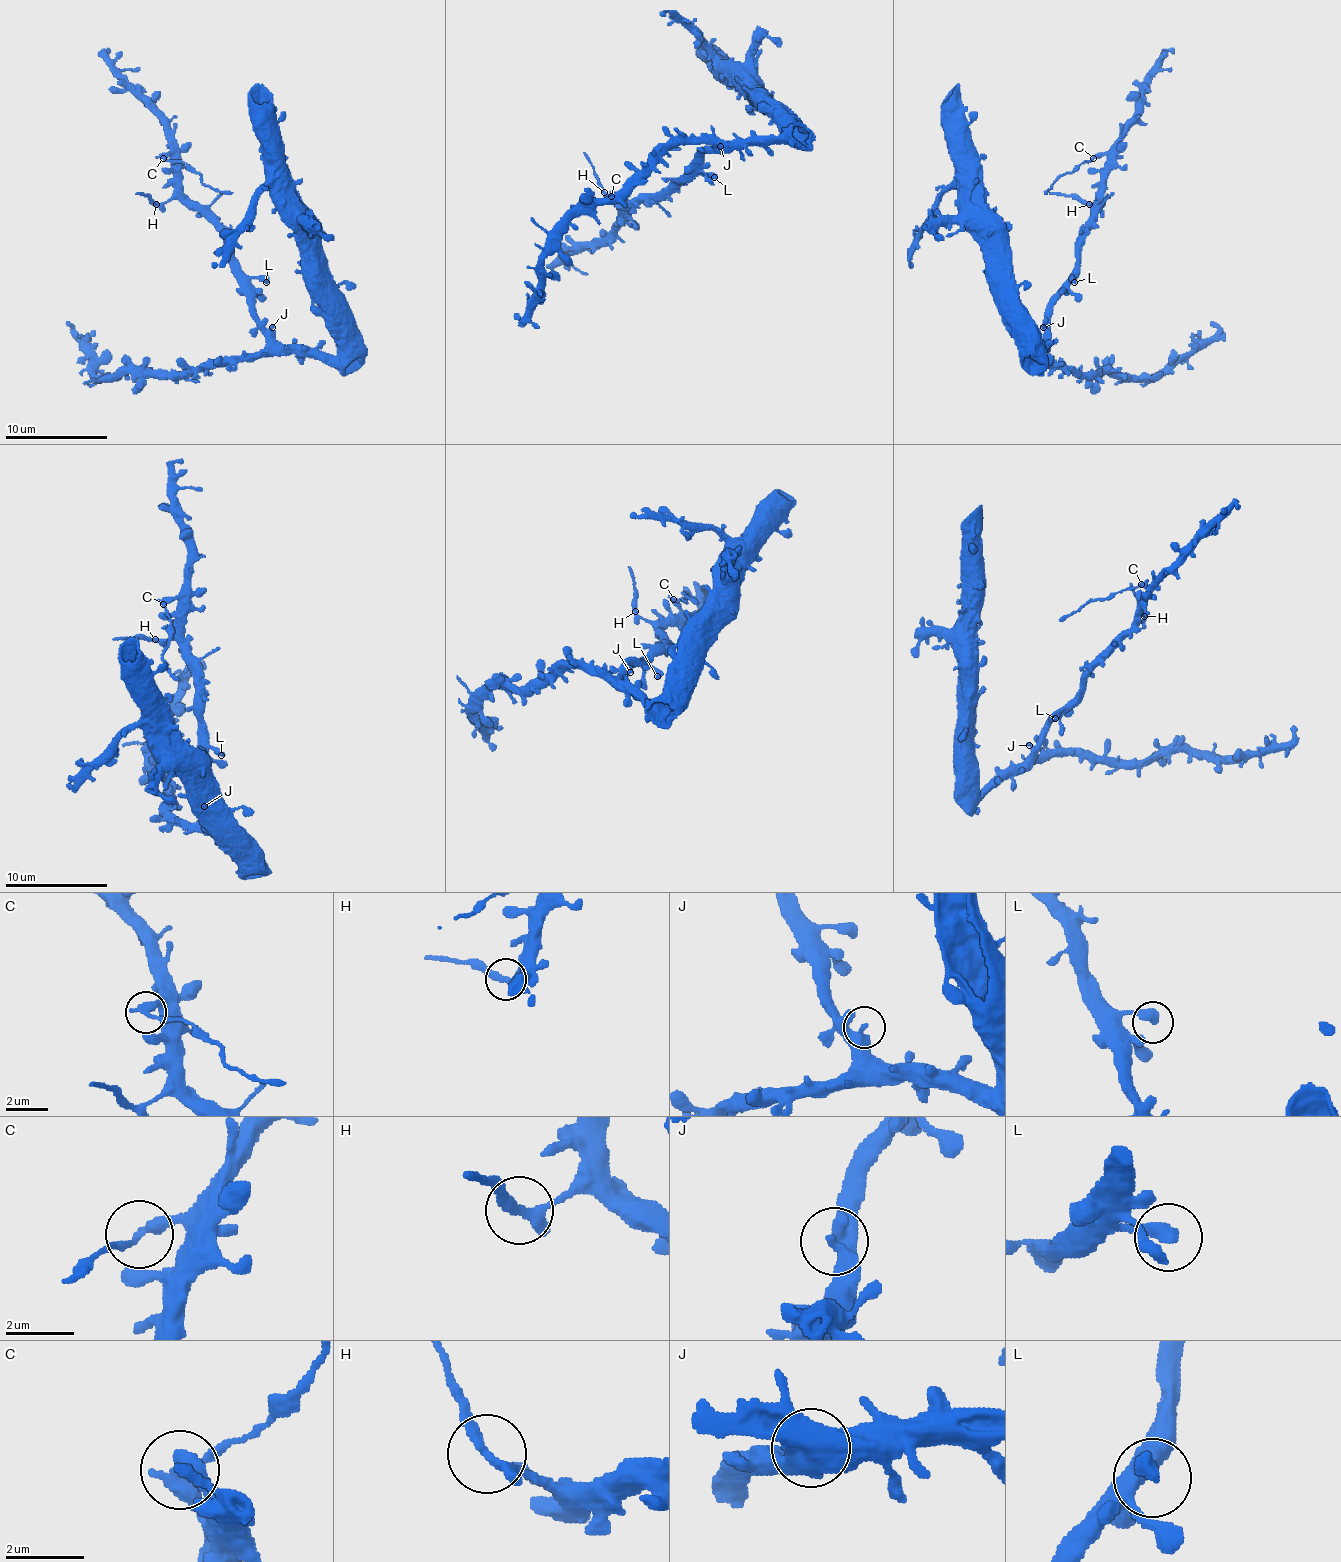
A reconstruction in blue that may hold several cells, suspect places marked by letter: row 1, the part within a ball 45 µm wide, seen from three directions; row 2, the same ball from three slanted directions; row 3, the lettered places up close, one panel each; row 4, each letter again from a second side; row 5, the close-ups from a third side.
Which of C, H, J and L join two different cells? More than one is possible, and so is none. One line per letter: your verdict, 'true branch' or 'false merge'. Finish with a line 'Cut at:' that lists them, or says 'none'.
C: false merge
H: false merge
J: true branch
L: true branch
Cut at: C, H

